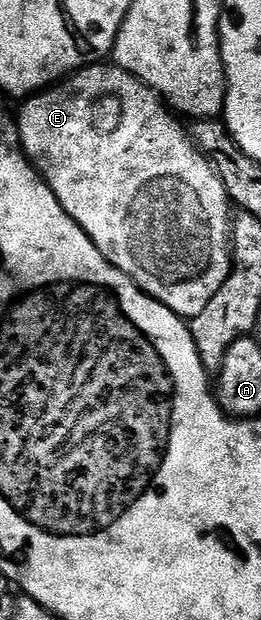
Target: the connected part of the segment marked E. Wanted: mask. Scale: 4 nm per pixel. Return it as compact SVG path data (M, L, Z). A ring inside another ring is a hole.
M101 62L79 69L71 78L27 97L21 104L24 105L20 108L20 116L18 112L20 145L23 146L31 164L50 186L50 190L54 190L66 214L70 214L70 218L74 218L74 222L82 226L82 230L94 242L94 246L98 246L101 254L114 267L122 270L122 274L129 276L147 296L153 296L155 300L162 302L181 318L191 318L202 314L210 298L218 294L218 290L226 282L226 278L232 273L234 267L232 263L234 208L229 201L226 186L217 174L212 161L197 148L186 128L175 120L177 117L170 111L167 103L137 76L131 76L126 70L117 68L115 63Z

